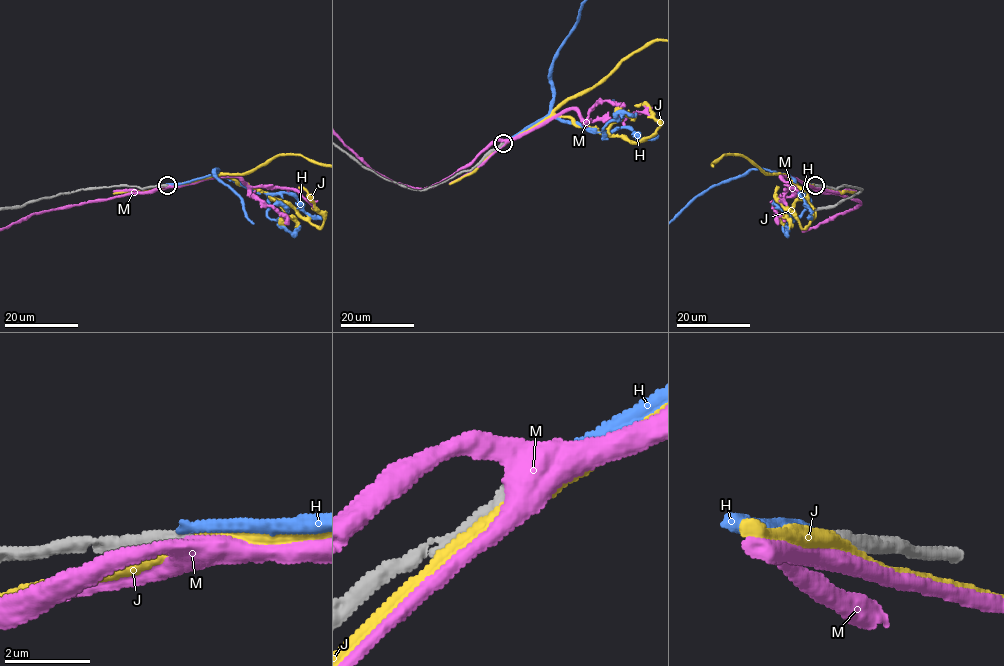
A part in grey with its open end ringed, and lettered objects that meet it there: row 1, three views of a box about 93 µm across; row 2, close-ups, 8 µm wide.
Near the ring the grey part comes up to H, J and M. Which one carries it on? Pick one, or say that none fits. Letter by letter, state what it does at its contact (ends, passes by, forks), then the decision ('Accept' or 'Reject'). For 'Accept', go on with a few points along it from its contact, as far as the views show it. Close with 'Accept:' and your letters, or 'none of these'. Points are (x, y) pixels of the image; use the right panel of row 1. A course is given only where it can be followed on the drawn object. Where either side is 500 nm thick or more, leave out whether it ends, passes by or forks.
H: It ends there. Reject
J: Reject
M: It forks there. Reject
Accept: none of these

